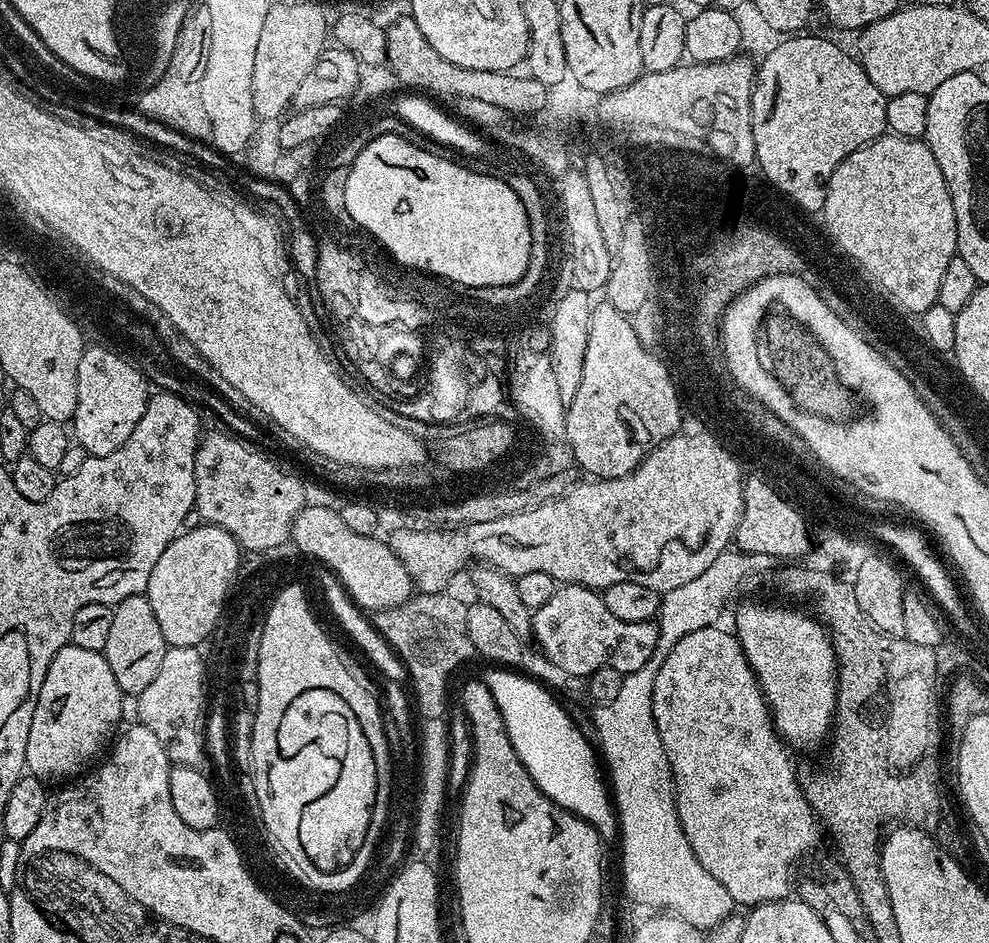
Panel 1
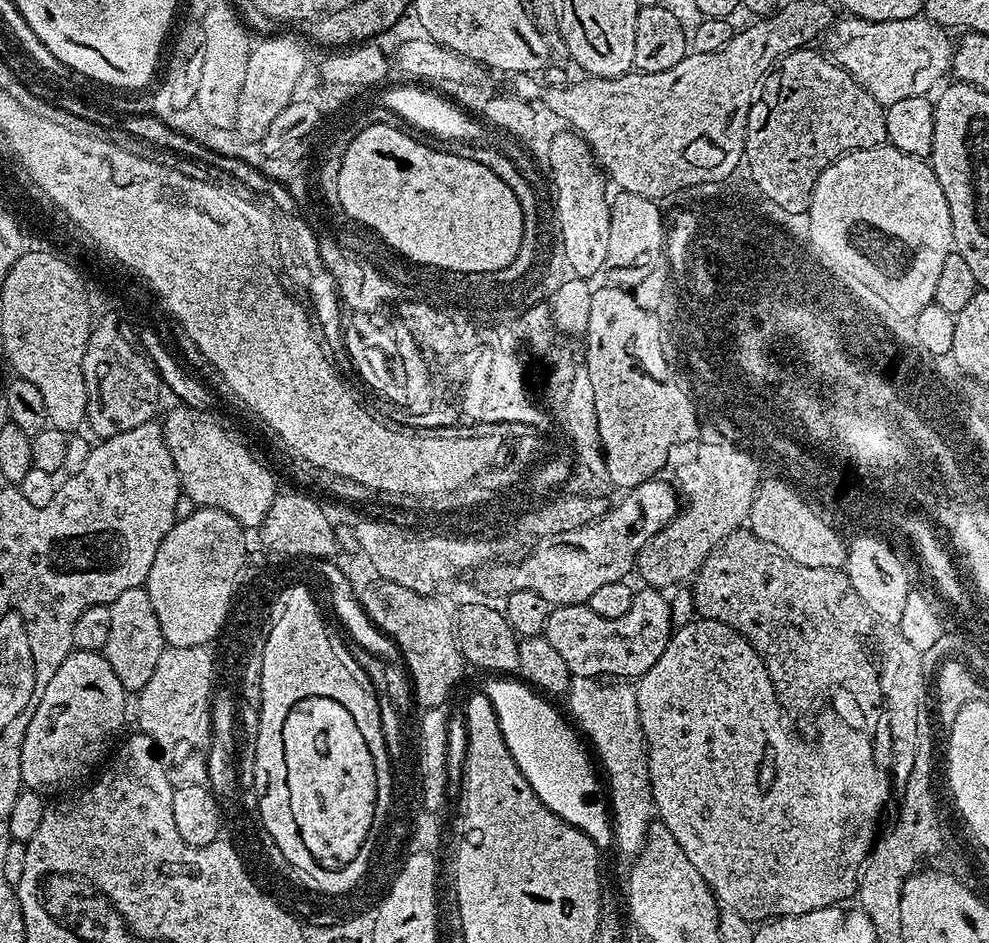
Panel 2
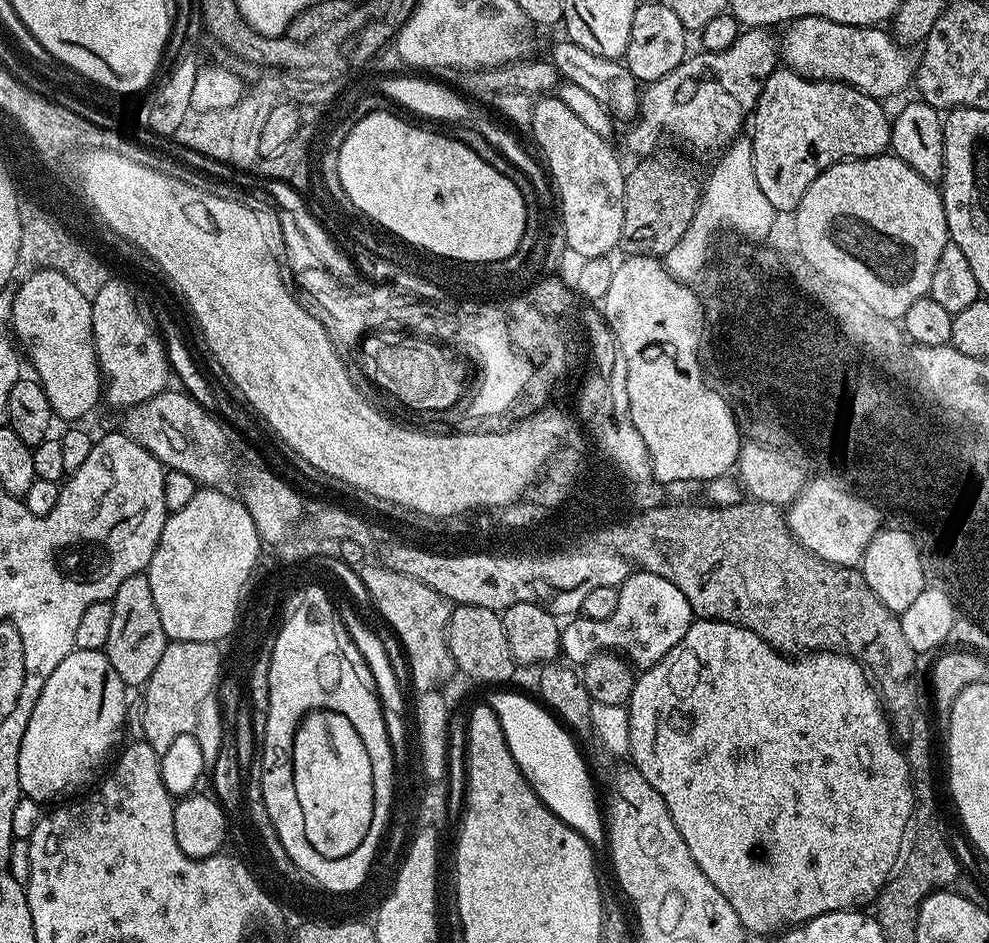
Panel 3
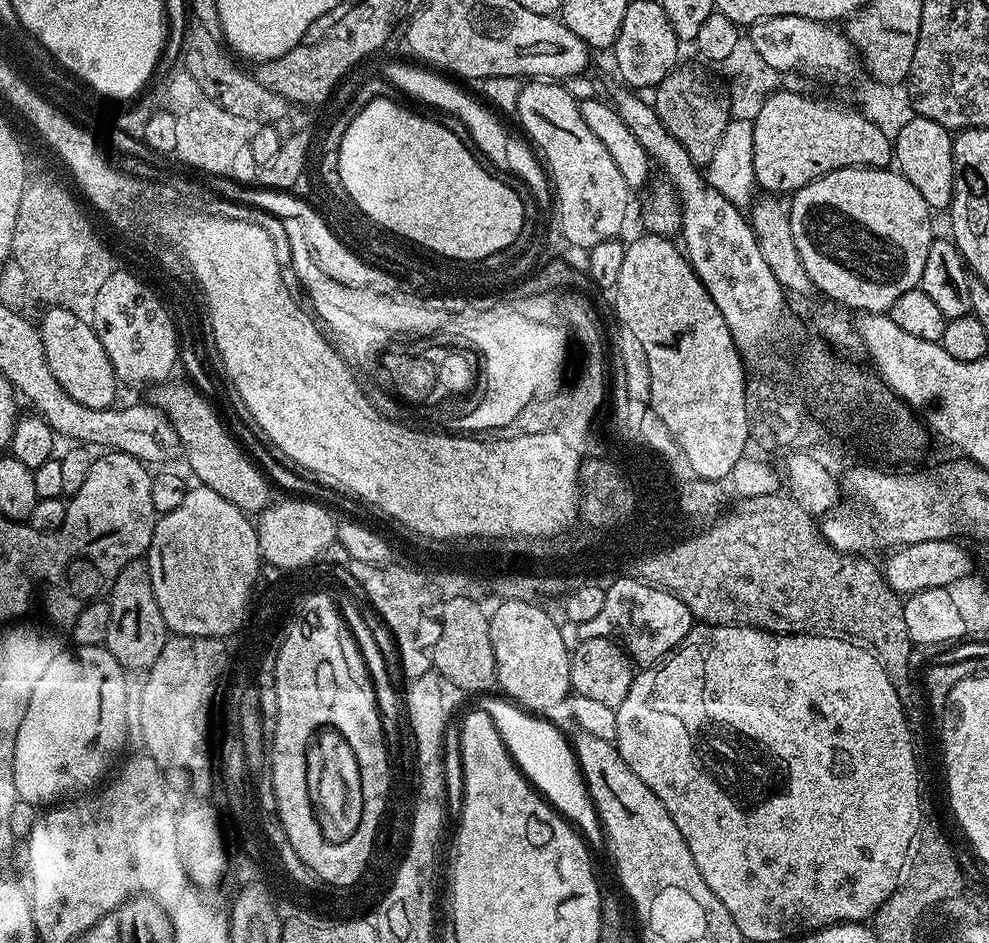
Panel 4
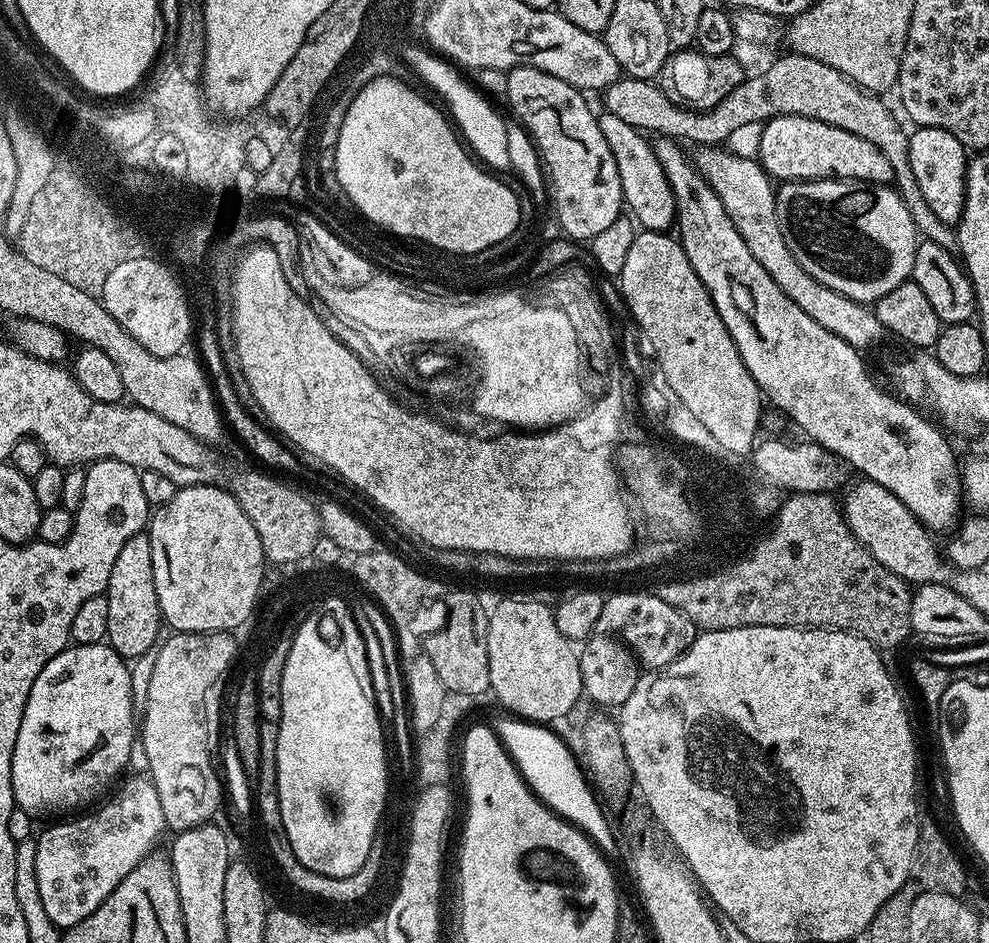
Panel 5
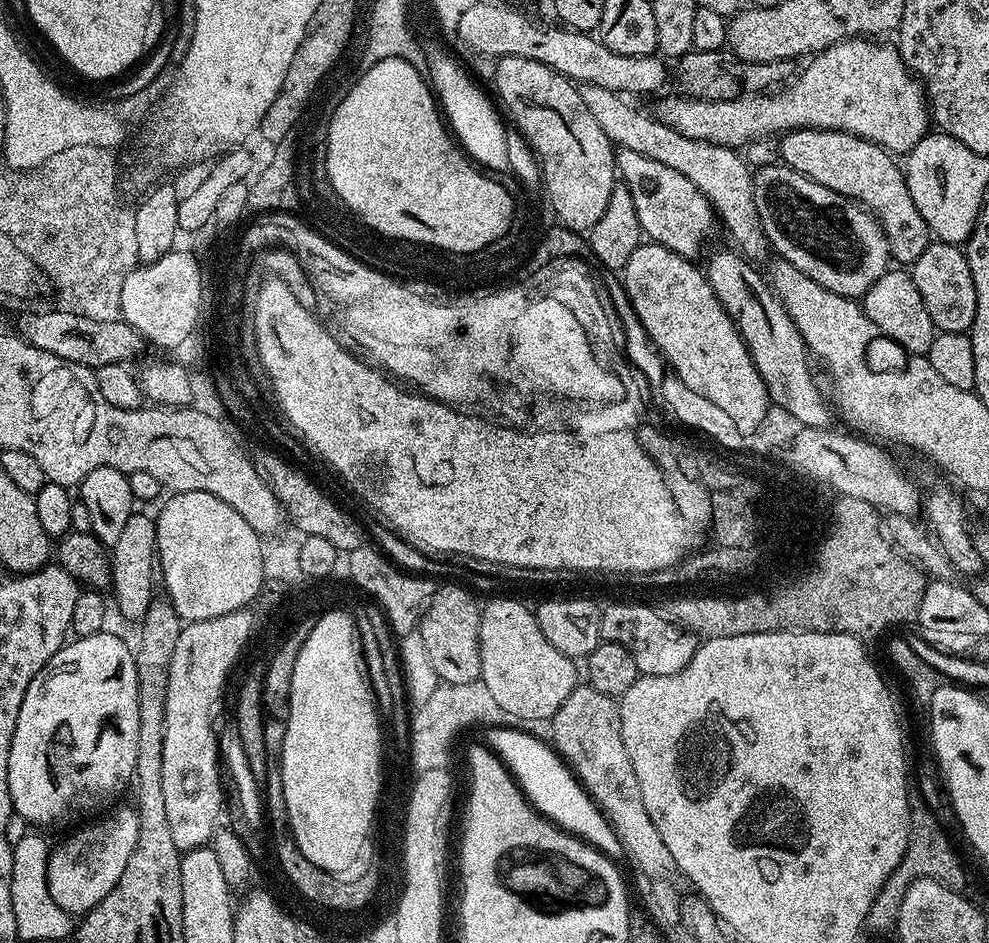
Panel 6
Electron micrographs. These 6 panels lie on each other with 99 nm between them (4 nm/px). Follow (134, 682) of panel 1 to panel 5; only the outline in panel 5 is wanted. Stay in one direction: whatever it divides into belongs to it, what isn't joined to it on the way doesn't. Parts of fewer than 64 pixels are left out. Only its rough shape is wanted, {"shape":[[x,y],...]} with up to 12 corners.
{"shape":[[130,538],[110,570],[108,647],[149,655],[161,639],[154,554]]}

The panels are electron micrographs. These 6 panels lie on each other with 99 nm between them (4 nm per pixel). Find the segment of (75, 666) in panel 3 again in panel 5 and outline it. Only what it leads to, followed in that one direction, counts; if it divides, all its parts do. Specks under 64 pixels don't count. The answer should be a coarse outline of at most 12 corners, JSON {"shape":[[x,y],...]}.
{"shape":[[107,643],[34,678],[15,807],[88,804],[138,740],[132,676]]}

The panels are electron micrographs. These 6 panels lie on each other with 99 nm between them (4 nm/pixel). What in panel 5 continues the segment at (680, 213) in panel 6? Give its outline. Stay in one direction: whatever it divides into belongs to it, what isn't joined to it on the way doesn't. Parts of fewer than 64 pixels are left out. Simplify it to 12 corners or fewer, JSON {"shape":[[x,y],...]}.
{"shape":[[601,111],[627,211],[668,232],[676,199],[649,137]]}

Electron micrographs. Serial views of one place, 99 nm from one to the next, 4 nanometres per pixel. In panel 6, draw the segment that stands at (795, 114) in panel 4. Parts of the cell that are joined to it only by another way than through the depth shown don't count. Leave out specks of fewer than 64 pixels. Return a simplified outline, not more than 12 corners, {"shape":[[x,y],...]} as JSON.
{"shape":[[796,128],[778,156],[864,205],[897,265],[930,233],[901,165],[849,132]]}

